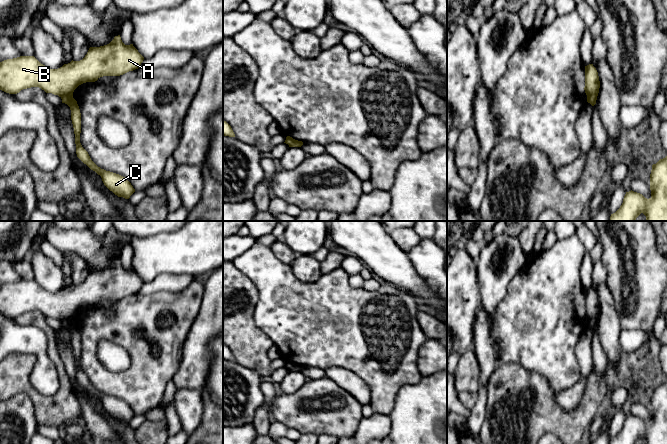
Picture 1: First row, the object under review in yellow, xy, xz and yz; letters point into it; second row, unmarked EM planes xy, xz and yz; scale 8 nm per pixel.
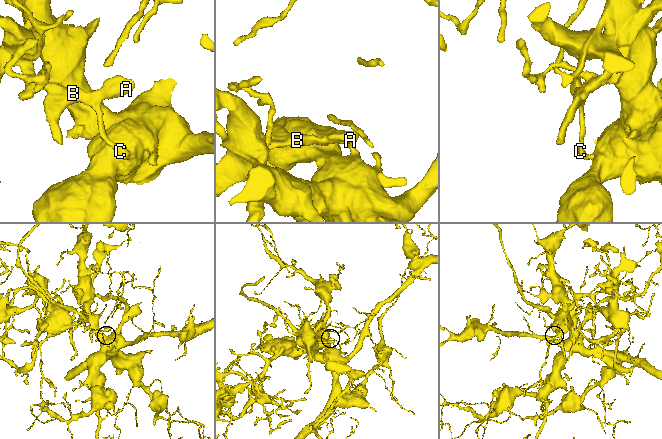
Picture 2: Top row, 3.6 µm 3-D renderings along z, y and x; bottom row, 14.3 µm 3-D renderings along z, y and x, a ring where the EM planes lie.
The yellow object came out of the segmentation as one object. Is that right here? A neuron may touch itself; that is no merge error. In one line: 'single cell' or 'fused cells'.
fused cells

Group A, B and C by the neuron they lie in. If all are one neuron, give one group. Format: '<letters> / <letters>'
A B / C

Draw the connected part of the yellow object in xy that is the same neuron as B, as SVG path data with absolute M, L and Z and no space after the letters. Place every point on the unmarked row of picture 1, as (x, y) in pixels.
M120 259L107 269L90 271L85 281L80 285L71 285L58 293L50 293L41 288L34 280L20 280L0 286L0 314L17 318L23 313L39 311L46 317L58 319L61 323L71 326L74 314L86 306L95 306L103 300L120 300L140 292L144 281L133 268L125 269Z

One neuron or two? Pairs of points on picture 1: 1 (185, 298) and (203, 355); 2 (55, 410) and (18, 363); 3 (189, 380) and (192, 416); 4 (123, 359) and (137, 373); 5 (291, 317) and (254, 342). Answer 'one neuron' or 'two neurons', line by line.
1: two neurons
2: one neuron
3: two neurons
4: two neurons
5: two neurons

